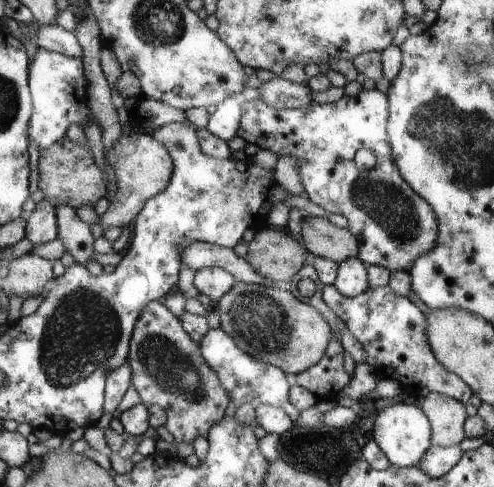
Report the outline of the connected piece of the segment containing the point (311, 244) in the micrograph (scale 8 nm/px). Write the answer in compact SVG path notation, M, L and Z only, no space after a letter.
M310 216L301 218L302 244L315 257L340 264L350 258L359 258L358 240L348 229L340 228L327 218Z

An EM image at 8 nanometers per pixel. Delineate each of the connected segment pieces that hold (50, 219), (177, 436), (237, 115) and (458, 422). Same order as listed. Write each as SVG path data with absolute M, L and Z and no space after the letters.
M43 200L36 204L36 208L25 221L25 237L39 245L50 242L57 236L56 208Z
M159 301L148 302L142 310L134 332L130 336L128 364L132 368L132 386L136 388L142 403L145 405L157 404L166 412L166 430L173 436L176 445L183 442L193 444L200 436L207 438L210 429L218 424L225 415L228 400L228 392L224 390L222 382L218 380L218 374L208 366L202 358L199 344L196 344L190 335L182 328L180 321L172 312Z
M230 98L225 103L219 104L215 112L209 116L207 129L222 140L228 142L234 136L237 136L240 130L242 118L241 99Z
M431 393L428 396L417 398L418 408L429 417L433 427L433 436L430 438L434 445L449 447L460 445L464 440L464 420L468 419L462 402L449 396Z

